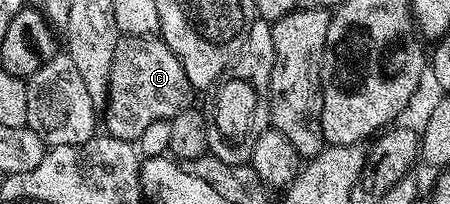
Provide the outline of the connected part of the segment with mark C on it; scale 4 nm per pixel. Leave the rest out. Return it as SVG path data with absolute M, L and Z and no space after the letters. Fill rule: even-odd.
M121 36L116 42L114 51L114 63L110 67L110 79L108 80L108 100L102 106L102 125L106 128L107 136L117 137L123 141L139 142L142 131L150 127L155 121L171 121L174 115L178 115L183 109L193 104L194 90L192 84L186 79L186 71L182 63L170 51L170 47L159 36L146 37Z

